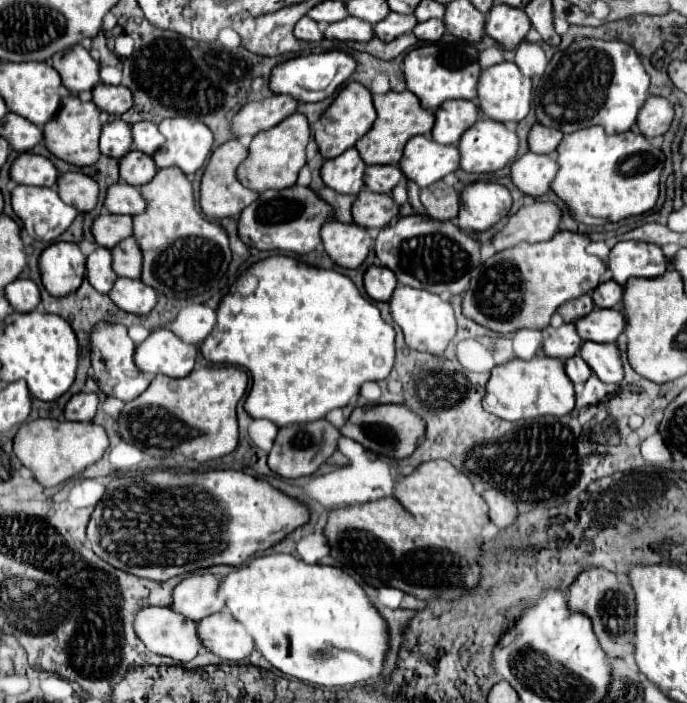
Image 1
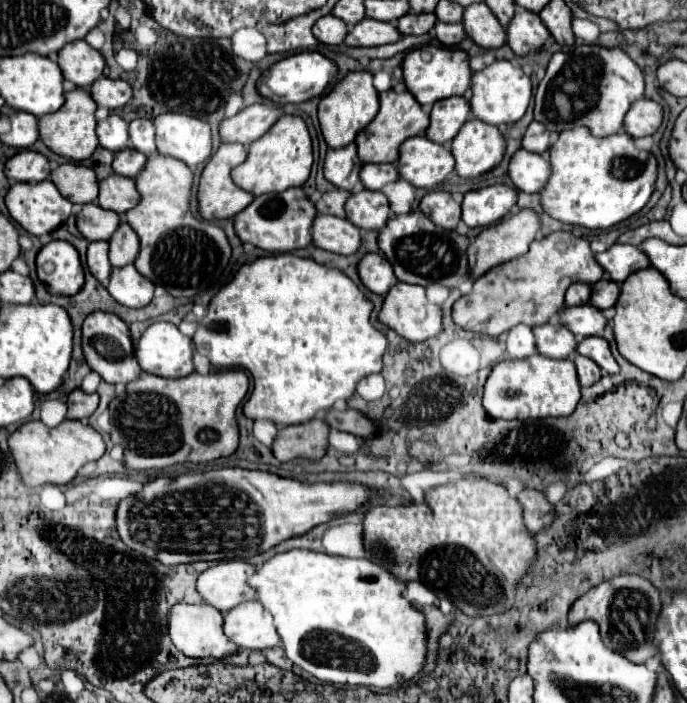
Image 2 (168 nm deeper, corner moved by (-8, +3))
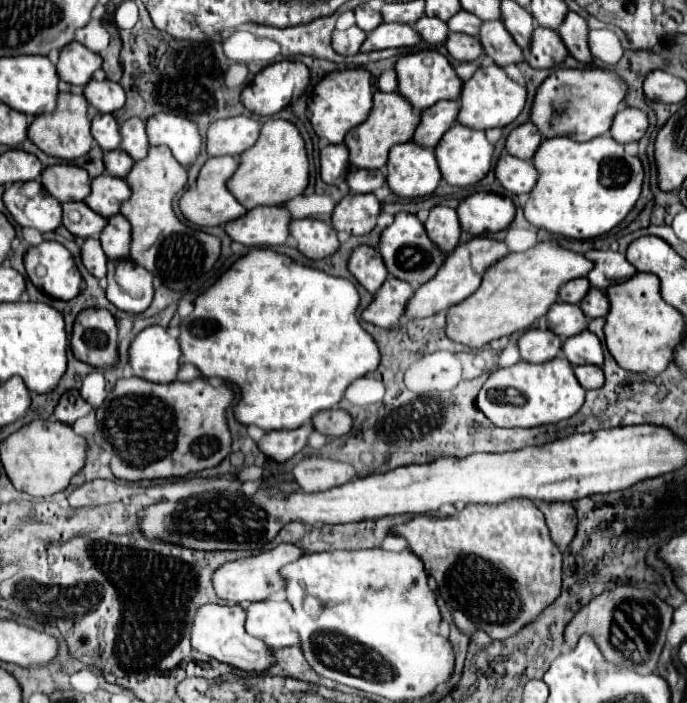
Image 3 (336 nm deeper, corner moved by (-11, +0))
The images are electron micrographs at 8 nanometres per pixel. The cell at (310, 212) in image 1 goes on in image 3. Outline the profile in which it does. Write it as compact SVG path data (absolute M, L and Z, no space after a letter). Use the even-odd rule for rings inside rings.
M287 205L255 207L241 219L225 225L227 235L249 247L285 245L289 237L289 223L293 221Z

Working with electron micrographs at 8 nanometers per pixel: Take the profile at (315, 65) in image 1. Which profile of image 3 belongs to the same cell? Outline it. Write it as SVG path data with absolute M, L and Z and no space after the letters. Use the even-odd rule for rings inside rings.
M277 61L267 65L263 71L259 71L253 79L251 85L247 85L241 93L241 101L243 105L255 113L255 115L275 115L281 109L293 105L309 87L311 81L311 73L307 69L305 63L301 61Z

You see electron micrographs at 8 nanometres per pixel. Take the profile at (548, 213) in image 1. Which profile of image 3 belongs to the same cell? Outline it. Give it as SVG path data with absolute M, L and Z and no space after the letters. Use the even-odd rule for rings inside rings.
M473 237L471 241L459 245L443 263L443 267L437 271L435 279L427 281L423 287L419 287L415 291L415 295L411 297L411 301L407 303L407 317L429 317L441 311L447 311L449 307L461 303L463 299L467 299L481 283L487 267L495 265L499 259L507 257L509 249L505 245L505 241L501 239L493 239L493 237Z

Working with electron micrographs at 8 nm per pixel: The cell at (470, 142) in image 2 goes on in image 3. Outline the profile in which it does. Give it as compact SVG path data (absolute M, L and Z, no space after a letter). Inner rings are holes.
M455 123L455 127L451 127L451 131L447 131L447 135L443 135L443 139L439 141L439 145L435 149L443 179L447 183L459 185L459 187L473 185L489 173L493 151L495 151L495 147L493 147L493 143L487 141L483 131L475 131L471 127L461 125L461 123Z

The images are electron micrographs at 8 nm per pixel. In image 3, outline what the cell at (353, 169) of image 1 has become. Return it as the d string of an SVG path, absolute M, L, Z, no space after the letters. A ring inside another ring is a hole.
M327 145L321 149L321 179L327 185L337 185L349 171L349 149L345 145Z

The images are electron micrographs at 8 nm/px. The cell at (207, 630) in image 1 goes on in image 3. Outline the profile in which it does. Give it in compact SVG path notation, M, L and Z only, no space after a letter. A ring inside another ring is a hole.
M259 601L247 609L245 631L273 649L291 647L299 643L297 633L289 625L291 605L287 601Z

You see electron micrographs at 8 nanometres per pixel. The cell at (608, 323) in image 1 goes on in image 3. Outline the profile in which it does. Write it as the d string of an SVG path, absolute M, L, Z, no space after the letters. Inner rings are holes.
M557 301L547 313L547 325L559 337L573 337L587 329L589 319L583 315L579 305Z

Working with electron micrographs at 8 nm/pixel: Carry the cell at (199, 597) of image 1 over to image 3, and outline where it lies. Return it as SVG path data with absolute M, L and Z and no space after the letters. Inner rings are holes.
M277 545L271 551L263 551L253 557L237 559L231 563L221 565L213 573L213 589L219 599L225 599L233 605L243 605L243 603L253 603L253 601L265 601L273 593L283 589L283 581L279 579L279 569L293 563L297 557L301 557L301 549L295 545Z

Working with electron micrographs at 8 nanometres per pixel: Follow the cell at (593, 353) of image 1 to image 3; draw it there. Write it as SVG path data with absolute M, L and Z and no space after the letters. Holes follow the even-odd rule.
M583 331L579 335L573 335L571 339L563 341L563 355L569 359L573 367L577 365L603 365L603 347L597 335L591 331Z

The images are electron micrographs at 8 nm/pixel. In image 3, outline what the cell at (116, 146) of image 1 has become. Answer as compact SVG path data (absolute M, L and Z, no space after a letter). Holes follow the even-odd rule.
M97 115L91 121L91 133L99 147L109 153L121 147L121 135L119 135L119 123L113 115Z

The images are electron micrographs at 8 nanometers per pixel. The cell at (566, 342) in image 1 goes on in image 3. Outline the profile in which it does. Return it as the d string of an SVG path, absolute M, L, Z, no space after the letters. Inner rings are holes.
M527 329L519 339L521 359L529 363L545 363L561 353L563 341L549 329Z

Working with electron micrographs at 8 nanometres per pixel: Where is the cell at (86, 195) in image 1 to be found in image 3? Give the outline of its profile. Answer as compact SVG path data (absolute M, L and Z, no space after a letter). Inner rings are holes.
M53 165L41 175L41 183L49 195L61 203L85 201L91 195L91 177L77 165Z

